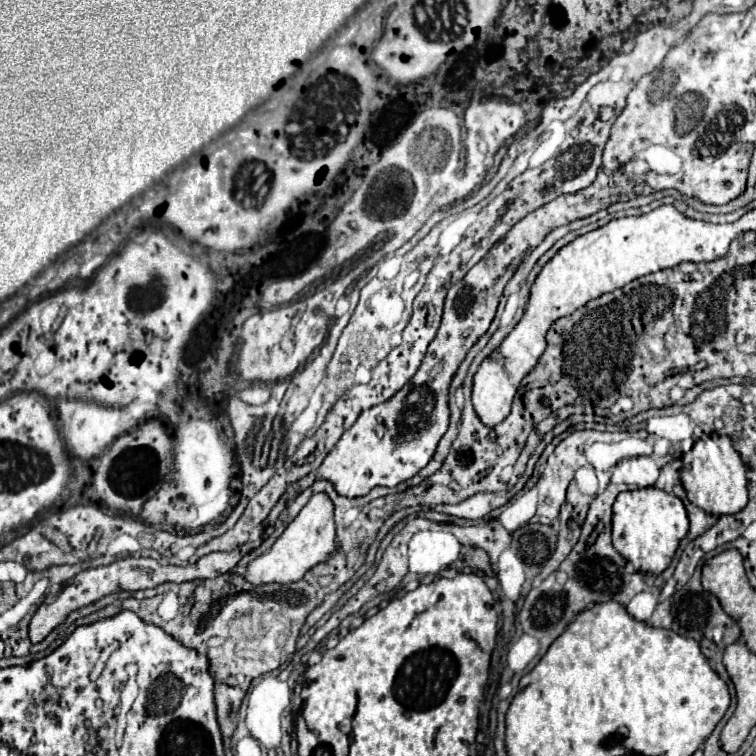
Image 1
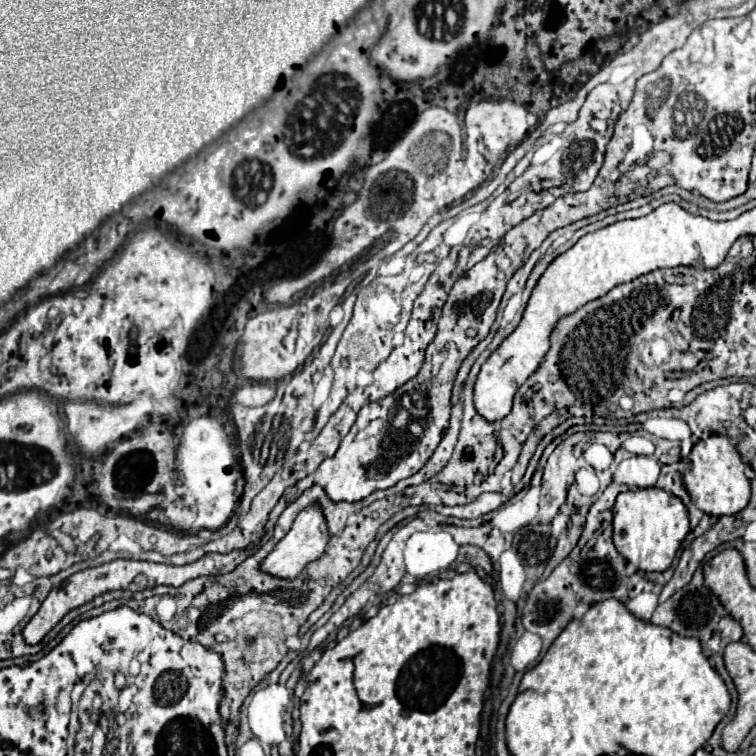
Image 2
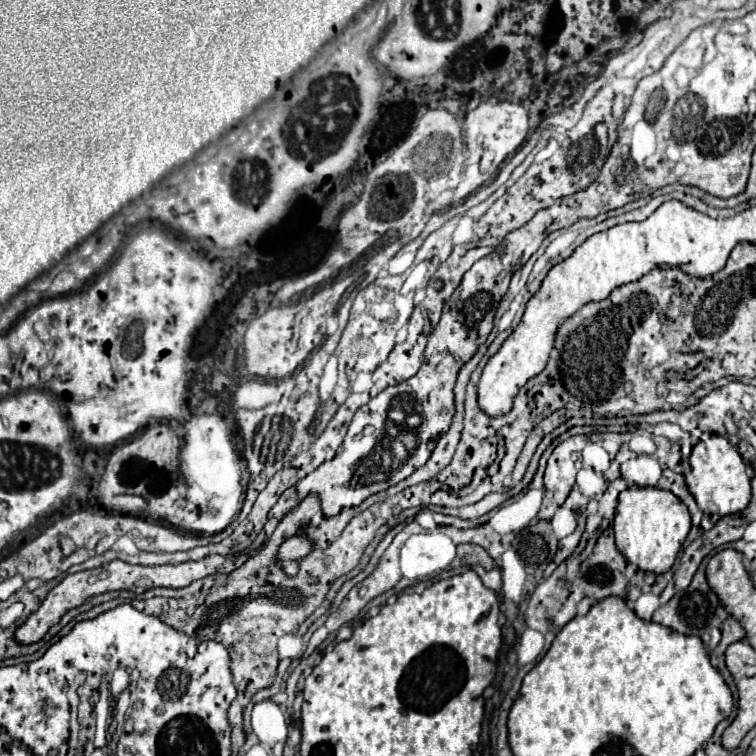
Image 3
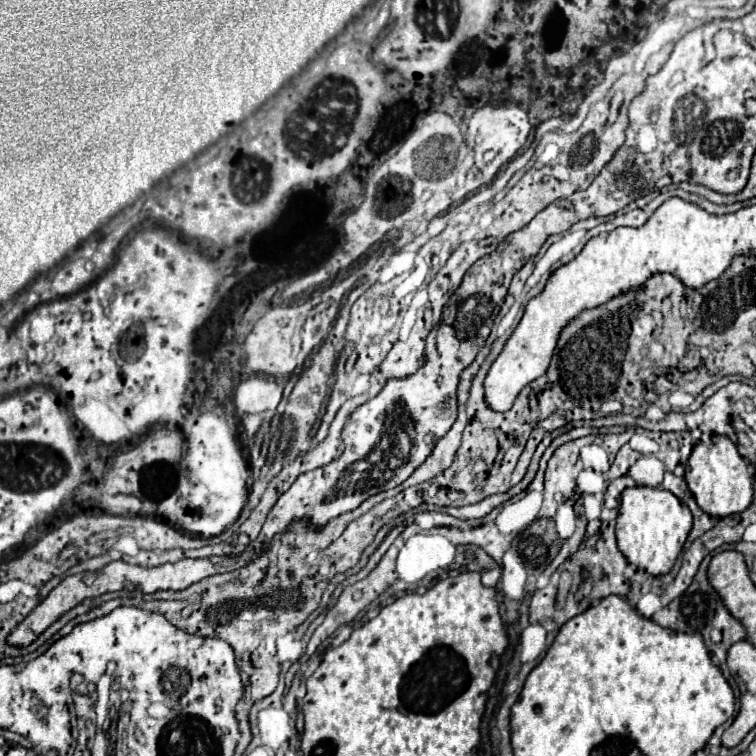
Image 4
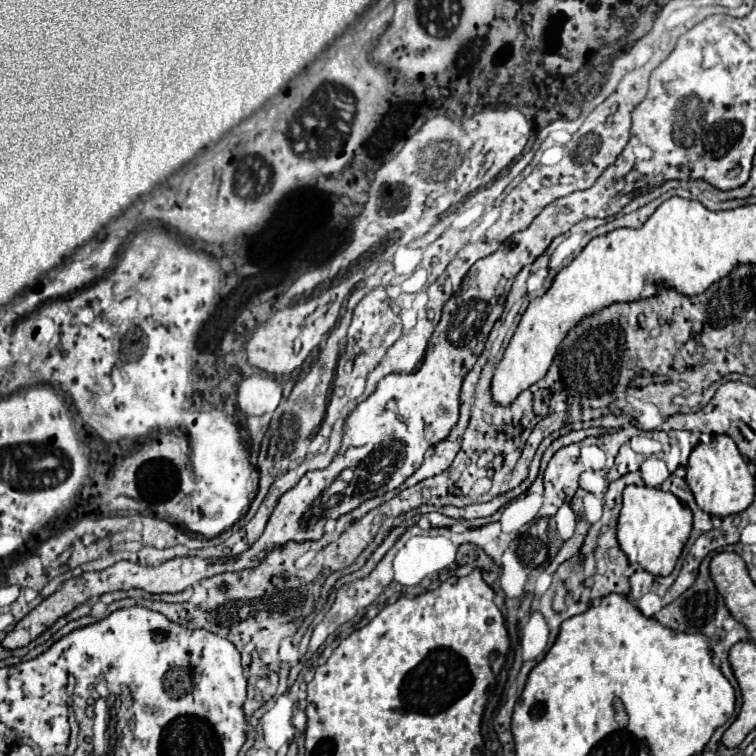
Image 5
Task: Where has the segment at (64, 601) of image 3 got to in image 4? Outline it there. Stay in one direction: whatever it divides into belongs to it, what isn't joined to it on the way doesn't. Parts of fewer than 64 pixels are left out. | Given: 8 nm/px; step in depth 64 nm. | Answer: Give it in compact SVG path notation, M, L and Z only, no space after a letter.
M250 546L244 554L240 556L212 556L212 558L202 558L202 560L180 560L176 564L162 564L156 568L142 568L142 566L132 566L128 562L116 560L110 562L108 566L104 566L102 570L96 572L82 572L82 574L74 574L74 576L66 576L48 596L46 600L42 600L26 618L22 624L18 624L18 628L10 634L8 642L12 646L28 646L32 644L50 624L54 624L62 614L66 614L68 610L72 610L74 606L78 606L82 600L86 598L94 598L106 592L114 592L114 590L140 590L140 592L158 592L158 590L184 590L190 584L208 578L212 574L224 574L224 572L232 572L238 570L242 566L246 566L252 558L254 558L254 548Z

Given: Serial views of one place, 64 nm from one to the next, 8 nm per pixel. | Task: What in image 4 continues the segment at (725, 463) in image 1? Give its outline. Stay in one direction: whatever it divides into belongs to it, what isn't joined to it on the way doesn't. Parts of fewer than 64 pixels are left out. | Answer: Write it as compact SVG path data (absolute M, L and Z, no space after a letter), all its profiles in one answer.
M712 436L708 442L698 442L692 448L684 478L698 506L714 518L742 512L752 502L752 478L746 472L746 462L738 454L736 444L732 444L728 436Z

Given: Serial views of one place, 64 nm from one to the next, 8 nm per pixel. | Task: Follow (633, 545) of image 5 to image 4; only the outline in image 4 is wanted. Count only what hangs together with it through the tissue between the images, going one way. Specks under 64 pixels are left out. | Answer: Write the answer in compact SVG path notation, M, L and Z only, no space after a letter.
M634 486L626 488L620 496L620 510L616 518L616 540L620 552L630 564L660 576L668 574L682 552L682 546L692 528L692 514L684 502L680 502L672 492L662 488Z

